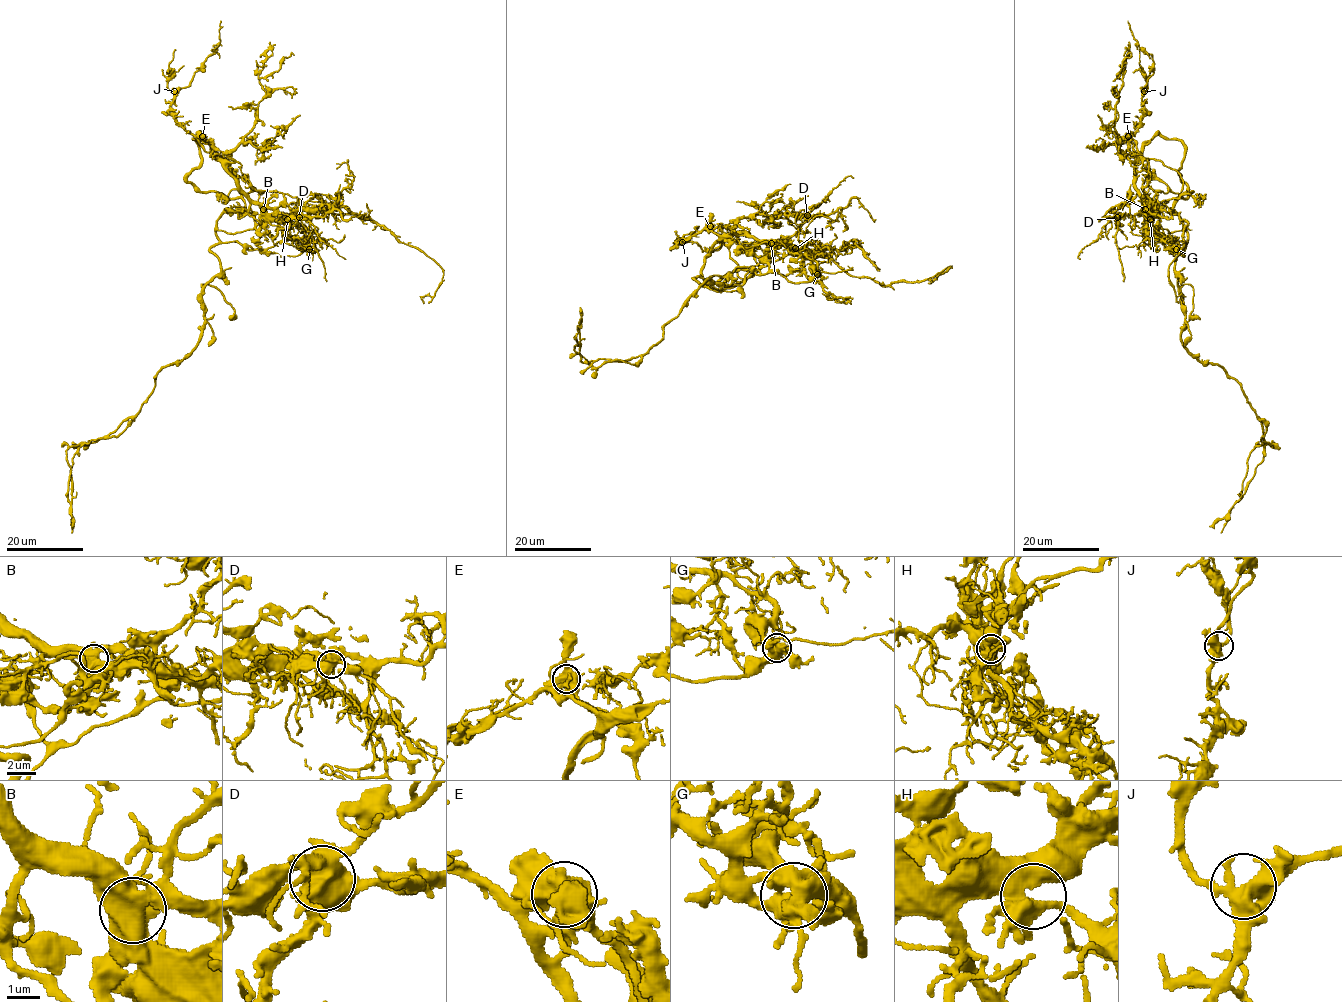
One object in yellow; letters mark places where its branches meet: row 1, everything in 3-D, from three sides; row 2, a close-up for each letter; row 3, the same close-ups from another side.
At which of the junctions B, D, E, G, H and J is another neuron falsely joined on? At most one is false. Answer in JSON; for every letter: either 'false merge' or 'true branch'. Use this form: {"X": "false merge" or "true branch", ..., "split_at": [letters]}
{"B": "true branch", "D": "true branch", "E": "true branch", "G": "true branch", "H": "true branch", "J": "true branch", "split_at": []}

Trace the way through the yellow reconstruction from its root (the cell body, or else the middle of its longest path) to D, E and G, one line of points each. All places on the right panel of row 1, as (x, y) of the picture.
D: (1174, 267), (1175, 259), (1187, 241), (1185, 231), (1169, 234), (1165, 229), (1157, 229), (1142, 213), (1117, 217)
E: (1174, 267), (1187, 241), (1183, 220), (1171, 211), (1183, 179), (1159, 159), (1145, 158), (1128, 135)
G: (1174, 267), (1186, 241), (1172, 246), (1184, 257), (1176, 249)

